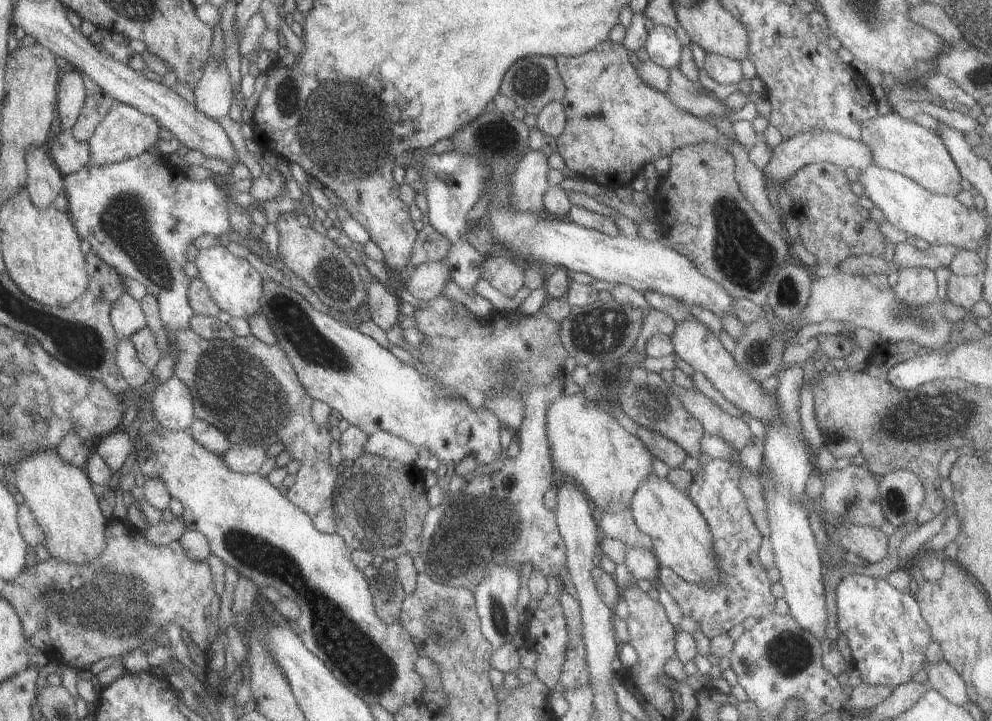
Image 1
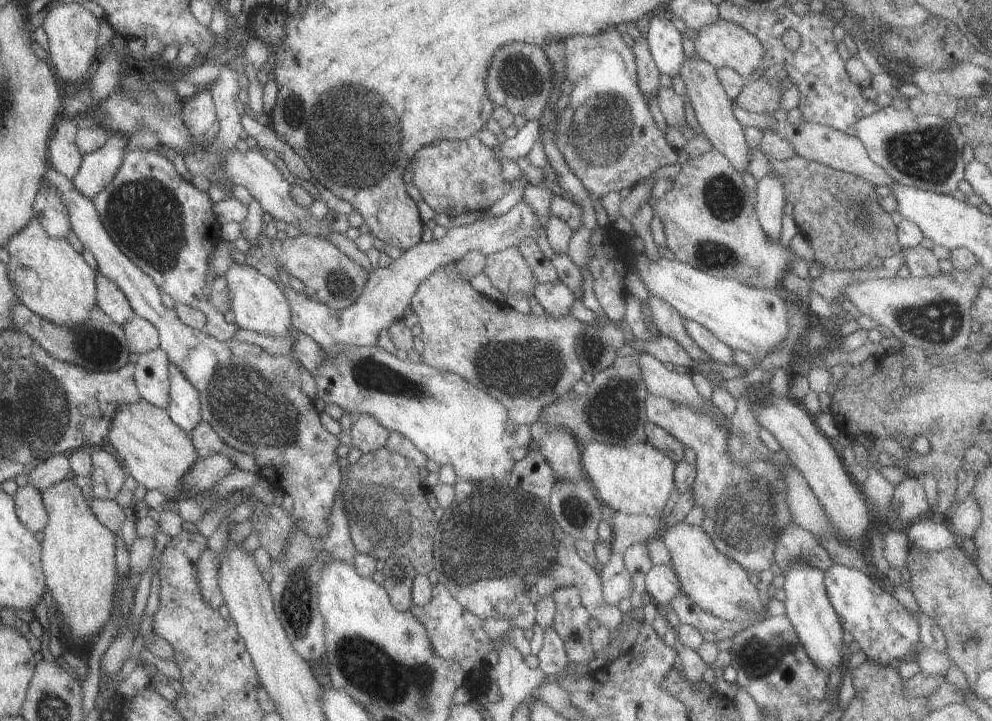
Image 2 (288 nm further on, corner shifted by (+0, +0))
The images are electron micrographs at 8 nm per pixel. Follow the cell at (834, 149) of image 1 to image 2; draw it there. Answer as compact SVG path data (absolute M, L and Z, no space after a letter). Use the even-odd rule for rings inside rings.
M773 168L769 170L769 174L761 180L757 180L755 186L755 214L757 220L761 224L761 228L765 230L769 240L779 240L779 230L781 230L781 214L783 214L783 206L785 202L785 188L779 176L775 176Z

